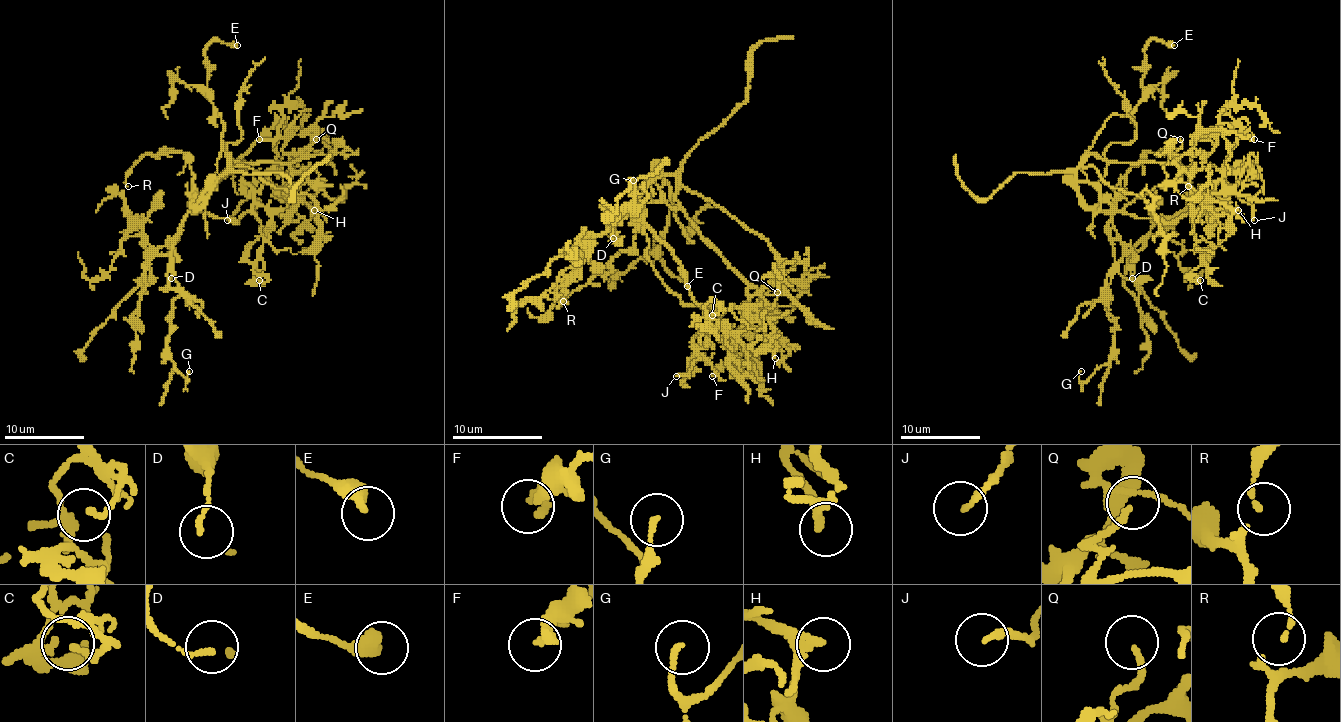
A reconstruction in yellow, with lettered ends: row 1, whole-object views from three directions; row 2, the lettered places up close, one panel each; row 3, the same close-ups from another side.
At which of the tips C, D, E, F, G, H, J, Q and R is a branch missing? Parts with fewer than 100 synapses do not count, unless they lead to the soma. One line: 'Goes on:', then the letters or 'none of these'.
Goes on: none of these

